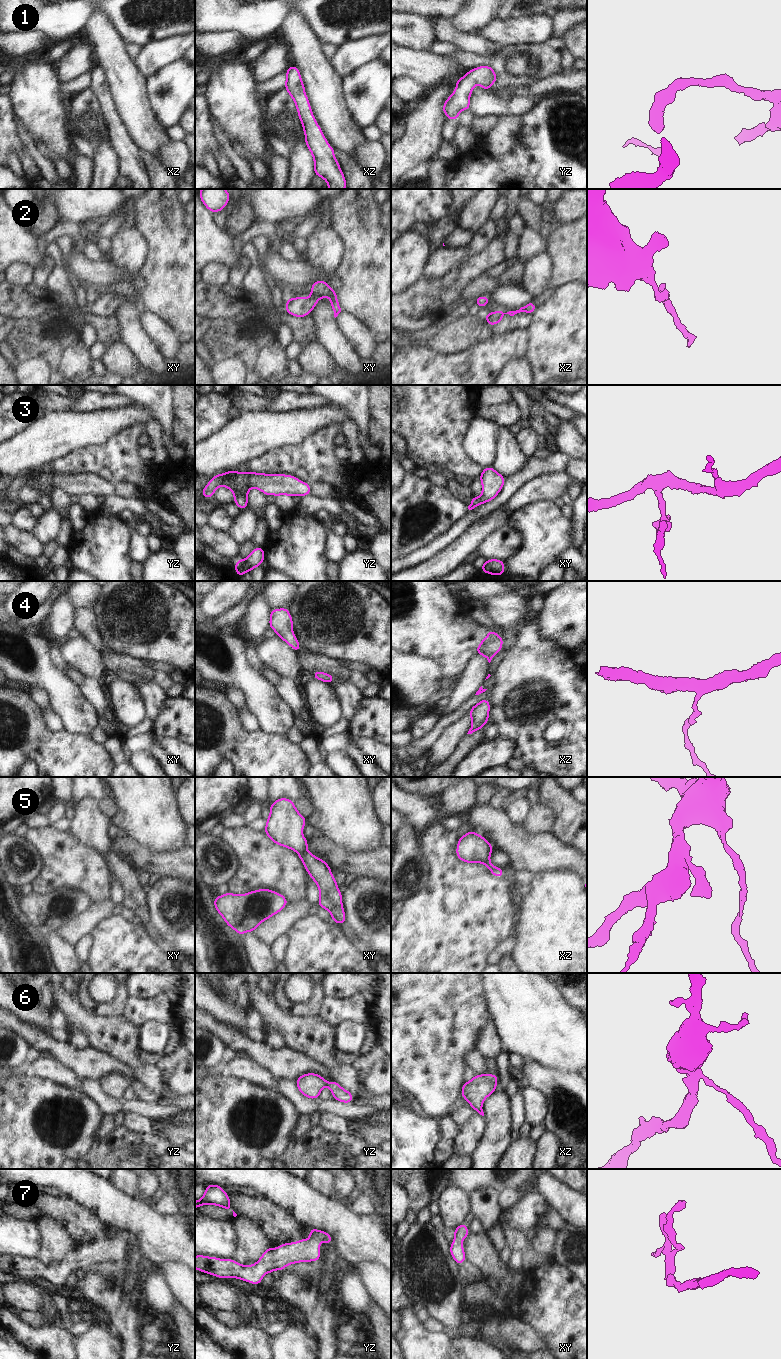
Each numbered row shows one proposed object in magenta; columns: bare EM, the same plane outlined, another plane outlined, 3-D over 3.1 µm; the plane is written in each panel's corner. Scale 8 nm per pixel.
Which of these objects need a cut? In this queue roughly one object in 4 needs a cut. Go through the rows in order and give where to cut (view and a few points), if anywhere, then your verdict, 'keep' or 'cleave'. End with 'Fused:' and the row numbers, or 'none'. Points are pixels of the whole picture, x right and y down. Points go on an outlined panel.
1: cut none; keep
2: cut xy (313, 297), (319, 298); cleave
3: cut none; keep
4: cut none; keep
5: cut none; keep
6: cut none; keep
7: cut none; keep
Fused: 2

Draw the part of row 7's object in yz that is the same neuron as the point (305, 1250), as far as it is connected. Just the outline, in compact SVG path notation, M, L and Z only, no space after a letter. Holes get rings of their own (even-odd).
M309 1229L310 1238L292 1243L269 1247L253 1265L241 1265L233 1259L219 1259L204 1255L195 1256L195 1269L218 1278L237 1278L254 1285L260 1285L263 1276L274 1270L283 1271L290 1264L320 1261L320 1241L332 1244L329 1233Z

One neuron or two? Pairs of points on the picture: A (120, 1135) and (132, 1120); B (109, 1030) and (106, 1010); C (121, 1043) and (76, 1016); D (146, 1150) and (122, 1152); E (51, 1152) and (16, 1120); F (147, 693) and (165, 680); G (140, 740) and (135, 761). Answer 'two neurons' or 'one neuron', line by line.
A: two neurons
B: two neurons
C: one neuron
D: one neuron
E: one neuron
F: two neurons
G: two neurons

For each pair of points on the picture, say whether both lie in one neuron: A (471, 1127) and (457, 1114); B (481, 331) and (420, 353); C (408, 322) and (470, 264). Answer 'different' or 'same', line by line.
A: different
B: different
C: same

